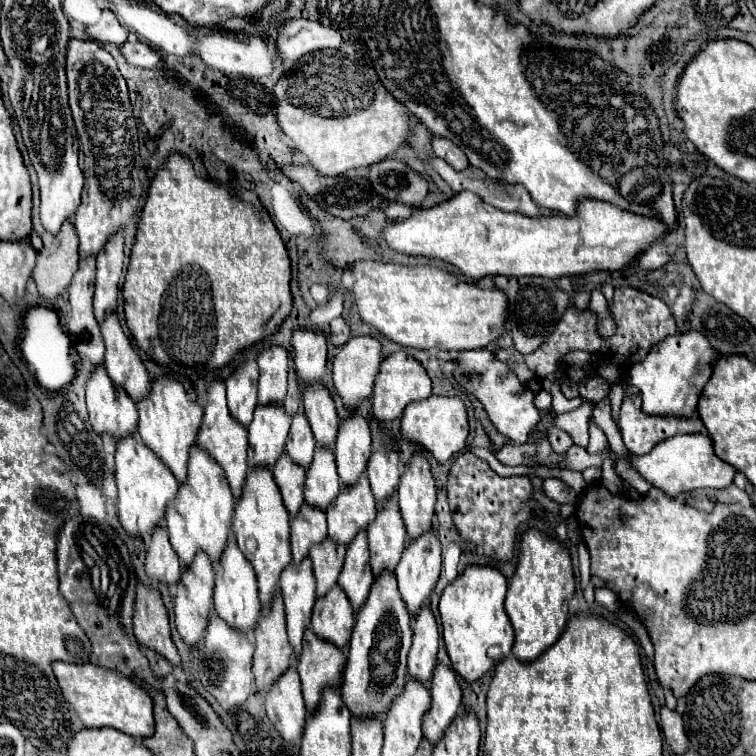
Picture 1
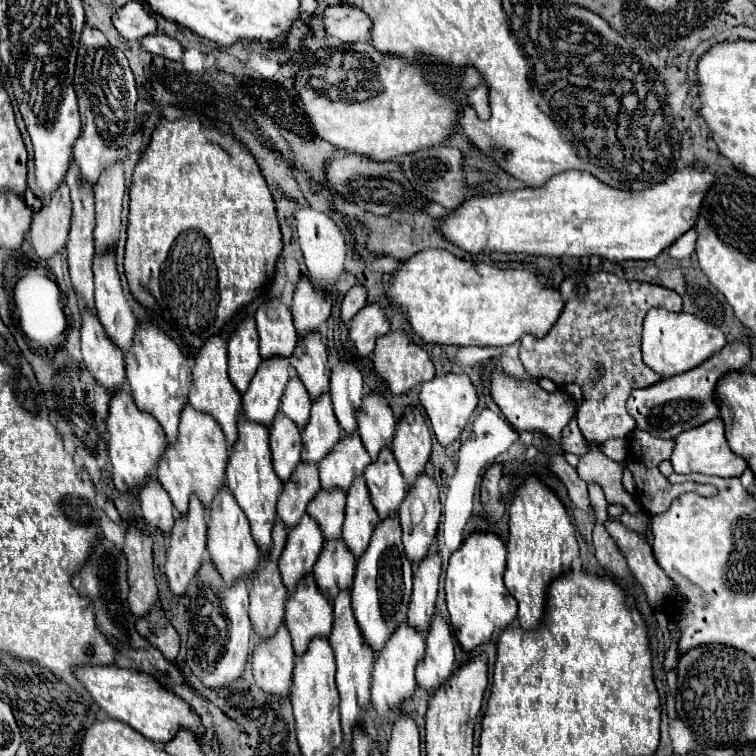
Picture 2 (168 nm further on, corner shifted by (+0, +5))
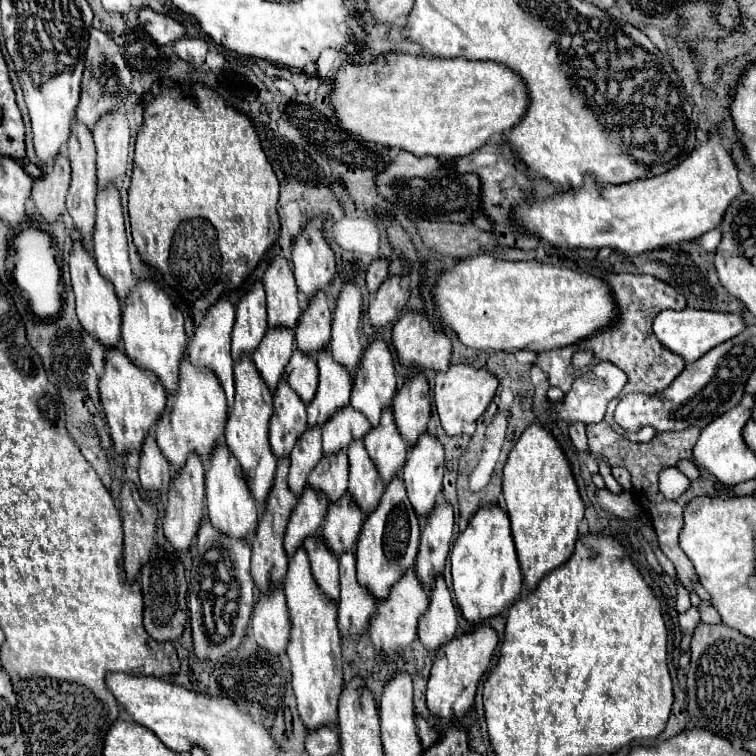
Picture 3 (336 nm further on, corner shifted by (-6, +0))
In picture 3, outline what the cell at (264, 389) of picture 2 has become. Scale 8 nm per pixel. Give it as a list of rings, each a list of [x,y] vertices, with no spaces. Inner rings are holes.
[[[268,328],[262,344],[252,352],[252,358],[266,380],[266,386],[274,390],[284,376],[284,368],[294,350],[294,330],[290,328]]]

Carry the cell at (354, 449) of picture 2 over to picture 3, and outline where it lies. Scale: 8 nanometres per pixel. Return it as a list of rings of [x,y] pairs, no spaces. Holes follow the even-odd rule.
[[[350,404],[334,412],[322,426],[322,448],[324,452],[338,452],[348,448],[350,440],[364,438],[370,428],[368,418],[354,410]]]

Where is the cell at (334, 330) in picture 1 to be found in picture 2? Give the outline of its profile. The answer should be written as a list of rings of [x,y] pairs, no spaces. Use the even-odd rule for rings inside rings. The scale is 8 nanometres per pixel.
[[[354,285],[346,293],[346,297],[342,301],[342,307],[340,307],[340,319],[342,319],[342,323],[350,323],[350,319],[354,317],[354,313],[358,309],[362,309],[364,305],[366,305],[366,289],[362,285]]]

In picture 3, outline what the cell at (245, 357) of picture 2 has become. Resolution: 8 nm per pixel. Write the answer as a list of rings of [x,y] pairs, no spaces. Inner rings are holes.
[[[254,282],[236,306],[236,322],[232,328],[232,358],[252,354],[266,332],[266,292],[262,282]]]

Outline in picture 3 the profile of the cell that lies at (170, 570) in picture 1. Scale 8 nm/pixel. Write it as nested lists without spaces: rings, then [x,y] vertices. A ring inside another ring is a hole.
[[[148,432],[146,440],[142,444],[138,474],[140,474],[140,482],[142,482],[142,488],[146,490],[146,494],[150,494],[152,490],[168,490],[168,486],[170,486],[172,468],[170,468],[170,462],[166,460],[166,456],[160,452],[152,432]]]

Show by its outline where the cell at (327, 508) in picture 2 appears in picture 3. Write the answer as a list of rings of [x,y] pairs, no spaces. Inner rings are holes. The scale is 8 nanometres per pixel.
[[[346,452],[322,454],[322,460],[308,476],[308,484],[322,490],[330,502],[338,500],[348,490],[348,458]]]

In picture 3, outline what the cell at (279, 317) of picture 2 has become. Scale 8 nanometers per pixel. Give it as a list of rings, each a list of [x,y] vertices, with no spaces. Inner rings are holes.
[[[274,256],[264,272],[264,288],[268,300],[268,326],[288,326],[296,328],[296,320],[302,314],[300,306],[300,290],[296,286],[290,262],[284,256]]]

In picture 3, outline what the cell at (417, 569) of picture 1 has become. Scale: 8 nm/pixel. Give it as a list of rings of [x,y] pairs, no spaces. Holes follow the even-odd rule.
[[[424,432],[418,442],[408,450],[402,470],[410,502],[414,504],[418,516],[430,514],[430,508],[436,502],[436,494],[442,490],[442,476],[444,446],[436,436]]]

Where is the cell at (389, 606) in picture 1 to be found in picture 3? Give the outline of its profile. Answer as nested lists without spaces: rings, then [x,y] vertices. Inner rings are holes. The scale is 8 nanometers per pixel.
[[[396,476],[390,480],[390,484],[386,484],[378,506],[366,514],[360,536],[358,536],[358,544],[356,544],[358,580],[362,586],[366,586],[374,594],[376,600],[382,600],[384,596],[388,596],[390,586],[398,578],[402,578],[402,574],[410,566],[414,566],[416,552],[418,552],[418,540],[420,540],[418,516],[408,500],[402,478]]]

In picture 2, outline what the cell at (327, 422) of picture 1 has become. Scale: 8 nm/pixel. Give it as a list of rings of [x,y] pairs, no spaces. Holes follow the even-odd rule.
[[[320,333],[306,335],[304,341],[298,341],[296,351],[290,359],[304,387],[308,389],[310,399],[318,399],[322,393],[330,391],[330,365],[328,353],[322,343]]]

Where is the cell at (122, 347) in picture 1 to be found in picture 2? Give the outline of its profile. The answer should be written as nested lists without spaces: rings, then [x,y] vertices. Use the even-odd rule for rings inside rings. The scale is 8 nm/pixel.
[[[102,255],[94,259],[94,297],[96,297],[96,315],[108,335],[108,339],[126,355],[132,347],[132,339],[136,333],[136,317],[122,293],[120,277],[116,271],[116,257],[112,255]]]

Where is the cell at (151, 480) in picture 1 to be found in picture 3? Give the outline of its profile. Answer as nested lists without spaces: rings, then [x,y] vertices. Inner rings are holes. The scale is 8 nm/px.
[[[118,348],[106,350],[106,362],[104,362],[104,374],[100,378],[100,400],[102,408],[106,412],[106,420],[110,426],[110,436],[114,440],[114,446],[118,452],[128,452],[132,448],[140,450],[142,440],[150,432],[150,428],[156,426],[156,418],[162,414],[162,408],[166,404],[166,390],[162,384],[158,384],[158,378],[154,372],[140,368],[132,358],[126,356],[126,352]]]

